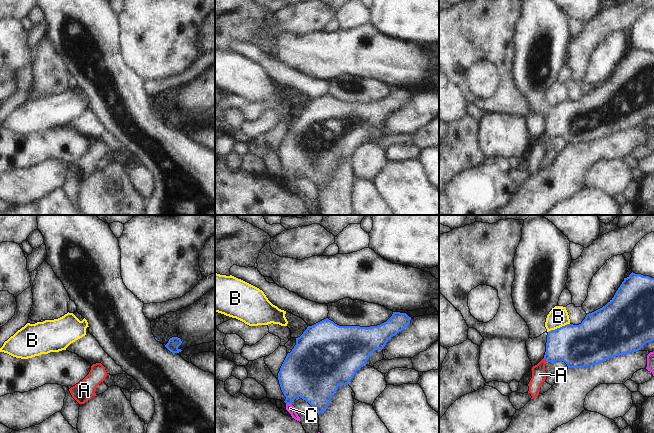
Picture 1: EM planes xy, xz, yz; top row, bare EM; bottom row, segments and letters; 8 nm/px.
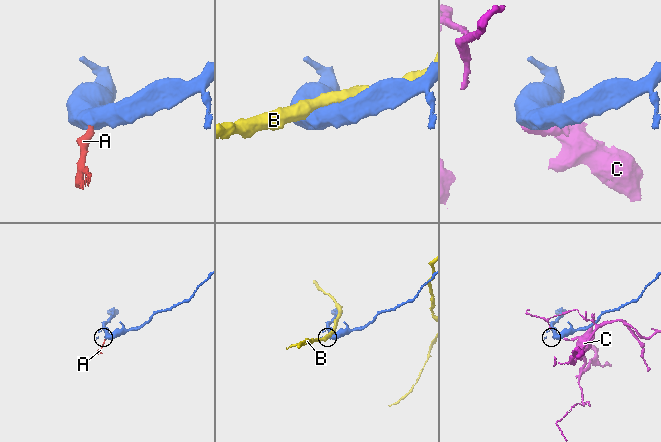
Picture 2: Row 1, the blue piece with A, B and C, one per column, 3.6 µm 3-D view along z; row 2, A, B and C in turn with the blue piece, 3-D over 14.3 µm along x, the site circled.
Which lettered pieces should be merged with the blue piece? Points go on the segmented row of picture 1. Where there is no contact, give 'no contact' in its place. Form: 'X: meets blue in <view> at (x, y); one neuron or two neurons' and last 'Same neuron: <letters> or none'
A: meets blue in yz at (545, 359); one neuron
B: meets blue in yz at (558, 328); two neurons
C: meets blue in xz at (289, 403); two neurons
Same neuron: A

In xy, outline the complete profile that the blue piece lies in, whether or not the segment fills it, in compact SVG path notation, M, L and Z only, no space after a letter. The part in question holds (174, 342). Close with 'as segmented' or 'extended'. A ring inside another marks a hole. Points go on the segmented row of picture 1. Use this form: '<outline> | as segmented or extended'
M172 337L169 339L168 343L165 345L165 347L172 353L179 353L182 350L178 347L181 345L182 341L178 337Z | as segmented

